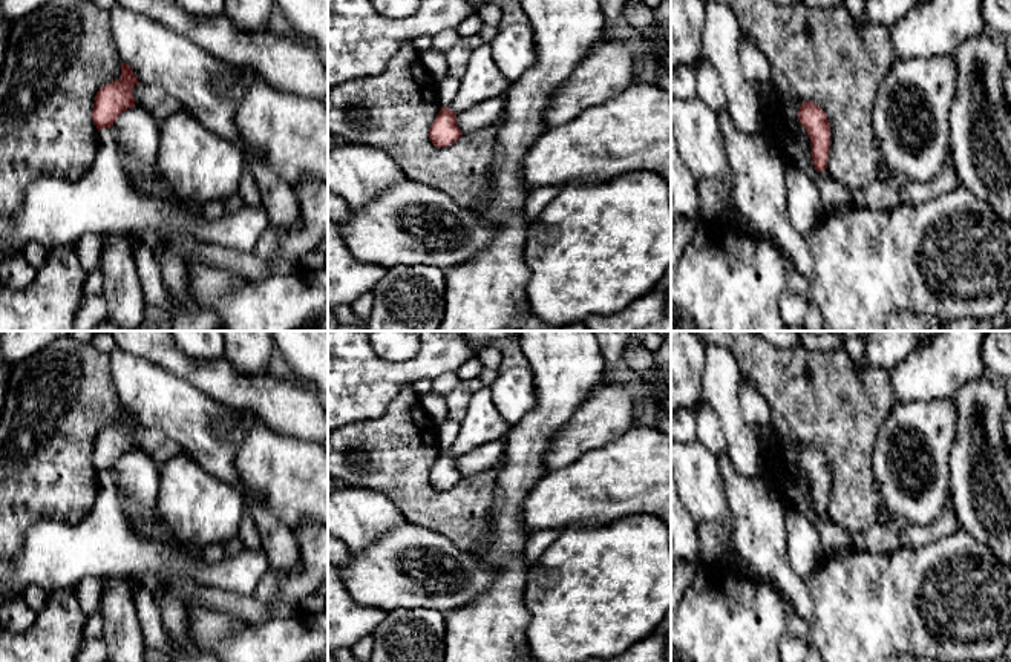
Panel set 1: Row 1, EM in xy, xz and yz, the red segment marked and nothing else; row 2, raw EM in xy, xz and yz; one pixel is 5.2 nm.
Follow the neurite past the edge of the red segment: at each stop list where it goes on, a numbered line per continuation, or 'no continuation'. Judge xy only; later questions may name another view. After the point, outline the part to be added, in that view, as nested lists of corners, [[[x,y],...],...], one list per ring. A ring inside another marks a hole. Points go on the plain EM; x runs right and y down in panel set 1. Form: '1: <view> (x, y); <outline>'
no continuation

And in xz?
no continuation

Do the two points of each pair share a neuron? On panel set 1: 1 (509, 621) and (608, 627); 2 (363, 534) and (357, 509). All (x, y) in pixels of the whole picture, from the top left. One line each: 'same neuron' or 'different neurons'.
1: different neurons
2: same neuron

